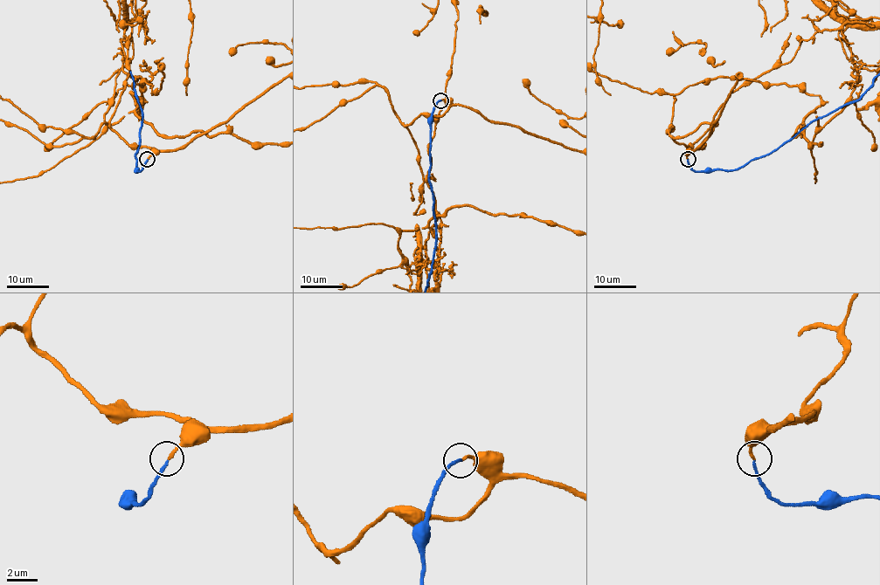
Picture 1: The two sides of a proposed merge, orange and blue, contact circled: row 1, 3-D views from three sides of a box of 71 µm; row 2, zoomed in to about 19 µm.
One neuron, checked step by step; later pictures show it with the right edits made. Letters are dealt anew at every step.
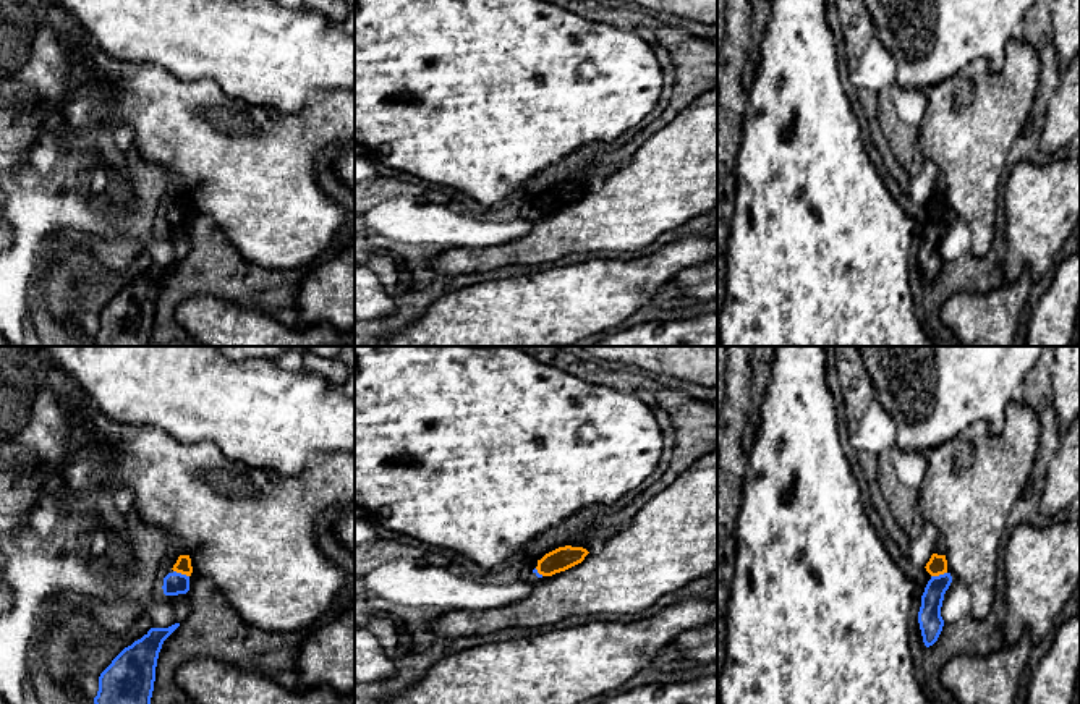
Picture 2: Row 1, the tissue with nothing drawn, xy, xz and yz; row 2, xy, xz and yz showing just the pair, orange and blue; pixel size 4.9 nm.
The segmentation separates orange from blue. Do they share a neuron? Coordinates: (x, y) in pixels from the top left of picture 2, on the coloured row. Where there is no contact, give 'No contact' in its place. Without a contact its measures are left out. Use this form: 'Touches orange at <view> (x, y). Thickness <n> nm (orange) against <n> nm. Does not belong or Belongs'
Touches orange at xy (182, 573). Thickness 80 nm (orange) against 110 nm. Belongs

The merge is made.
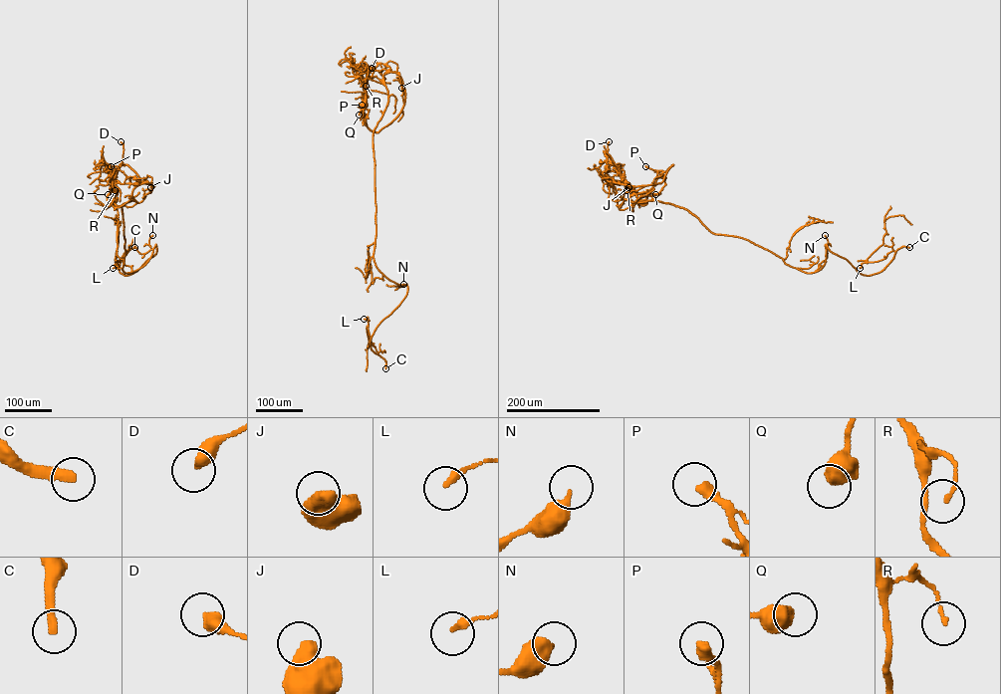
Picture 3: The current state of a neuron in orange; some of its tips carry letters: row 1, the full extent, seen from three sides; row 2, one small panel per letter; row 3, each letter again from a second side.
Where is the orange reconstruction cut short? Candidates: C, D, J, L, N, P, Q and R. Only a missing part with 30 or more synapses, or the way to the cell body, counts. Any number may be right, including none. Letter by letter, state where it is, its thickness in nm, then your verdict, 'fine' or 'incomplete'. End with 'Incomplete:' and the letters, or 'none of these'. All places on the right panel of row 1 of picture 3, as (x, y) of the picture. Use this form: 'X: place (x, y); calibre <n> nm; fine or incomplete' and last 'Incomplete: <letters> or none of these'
C: place (909, 247); calibre 320 nm; incomplete
D: place (609, 141); calibre 440 nm; fine
J: place (628, 187); calibre 600 nm; fine
L: place (860, 268); calibre 240 nm; fine
N: place (825, 235); calibre 360 nm; fine
P: place (645, 166); calibre 380 nm; fine
Q: place (655, 194); calibre 650 nm; fine
R: place (626, 190); calibre 130 nm; fine
Incomplete: C

